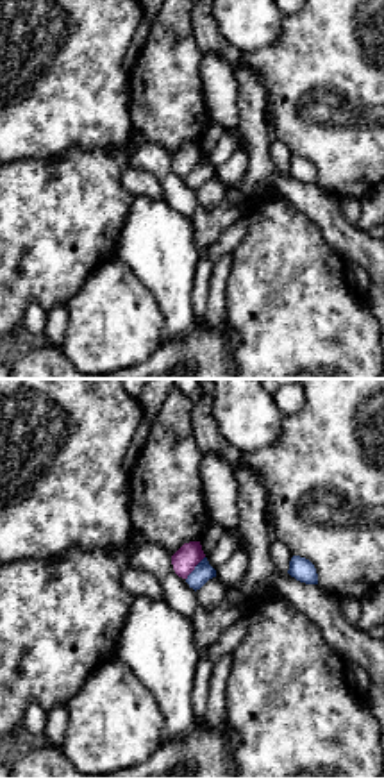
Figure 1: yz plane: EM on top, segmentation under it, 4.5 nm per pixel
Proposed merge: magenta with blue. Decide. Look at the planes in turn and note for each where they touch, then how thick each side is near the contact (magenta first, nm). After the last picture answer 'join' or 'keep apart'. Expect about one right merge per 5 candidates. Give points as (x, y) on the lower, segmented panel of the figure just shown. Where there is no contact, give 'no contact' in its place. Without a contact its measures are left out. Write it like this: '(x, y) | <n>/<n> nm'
(193, 569) | 110/90 nm

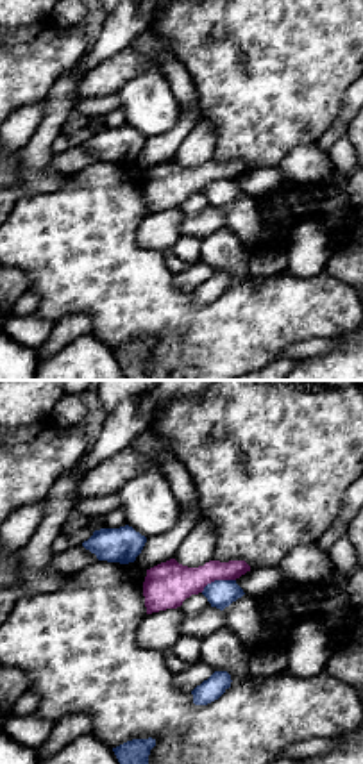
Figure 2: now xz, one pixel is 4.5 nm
(217, 579) | 200/130 nm

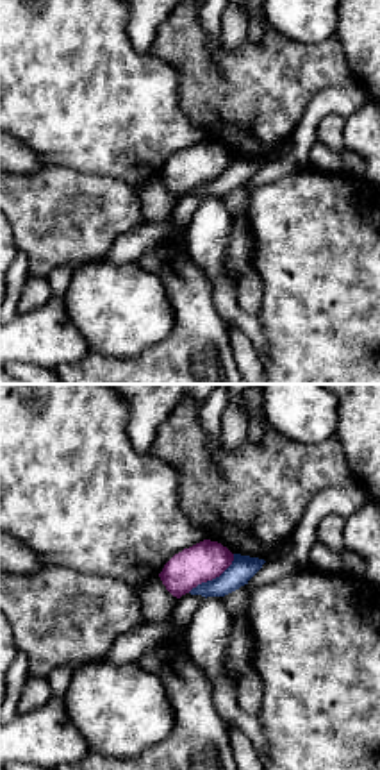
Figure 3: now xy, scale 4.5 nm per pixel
(213, 577) | 180/110 nm

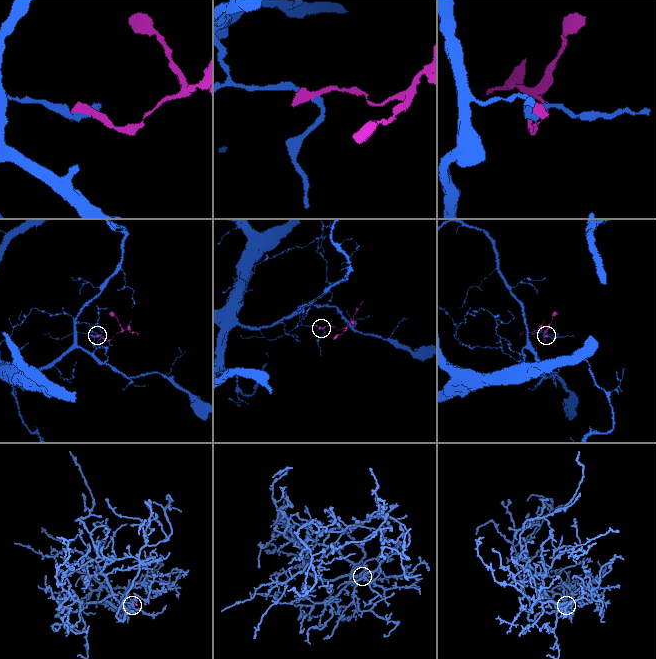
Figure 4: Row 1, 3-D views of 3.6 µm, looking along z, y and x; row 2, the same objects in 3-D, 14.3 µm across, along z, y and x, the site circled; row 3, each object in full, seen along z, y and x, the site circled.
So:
keep apart

